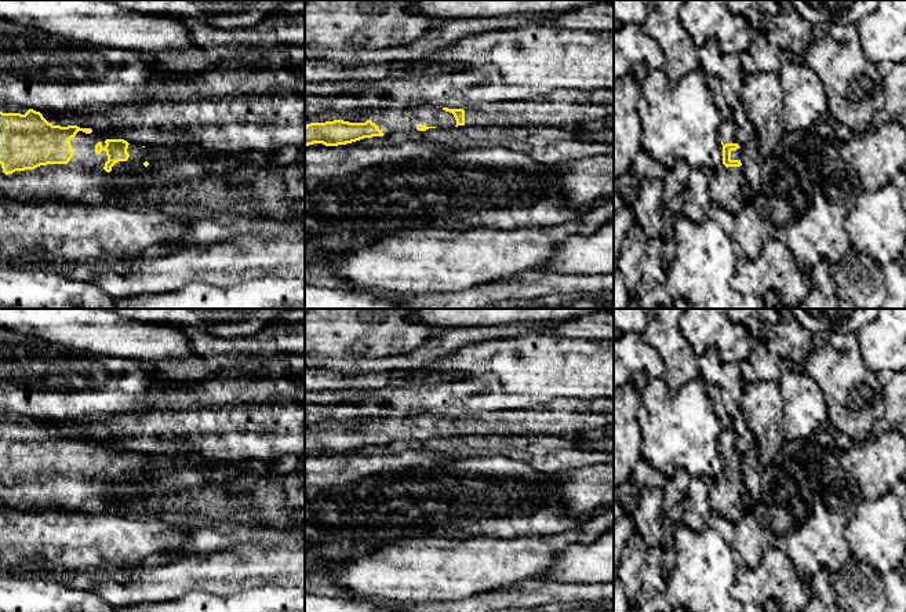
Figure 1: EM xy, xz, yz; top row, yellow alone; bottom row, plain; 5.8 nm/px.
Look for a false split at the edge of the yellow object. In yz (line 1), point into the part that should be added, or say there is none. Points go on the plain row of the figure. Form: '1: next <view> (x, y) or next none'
1: next yz (735, 462)

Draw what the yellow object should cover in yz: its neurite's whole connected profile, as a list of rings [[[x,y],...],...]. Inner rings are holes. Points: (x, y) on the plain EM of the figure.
[[[725,444],[721,449],[723,453],[723,473],[728,476],[741,476],[742,471],[739,469],[741,455],[731,447],[731,444]]]

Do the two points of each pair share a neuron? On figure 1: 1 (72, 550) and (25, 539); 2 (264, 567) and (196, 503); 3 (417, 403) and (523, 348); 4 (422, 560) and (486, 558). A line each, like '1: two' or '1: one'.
1: one
2: two
3: one
4: one

